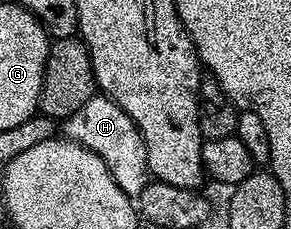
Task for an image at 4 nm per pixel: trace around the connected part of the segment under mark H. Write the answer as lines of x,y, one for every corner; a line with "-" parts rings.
95,92
84,104
84,108
71,116
68,120
70,126
64,130
65,137
70,141
96,152
104,164
108,164
108,172
112,172
112,180
120,184
120,188
130,199
137,199
138,194
144,190
148,179
151,177
150,165
146,159
146,149
144,148
144,136
140,136
140,128
106,94

